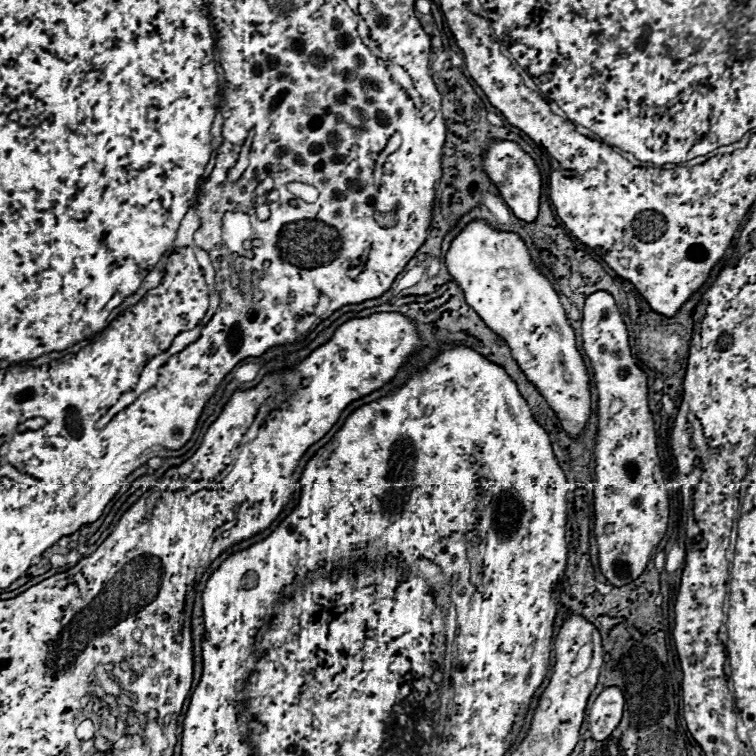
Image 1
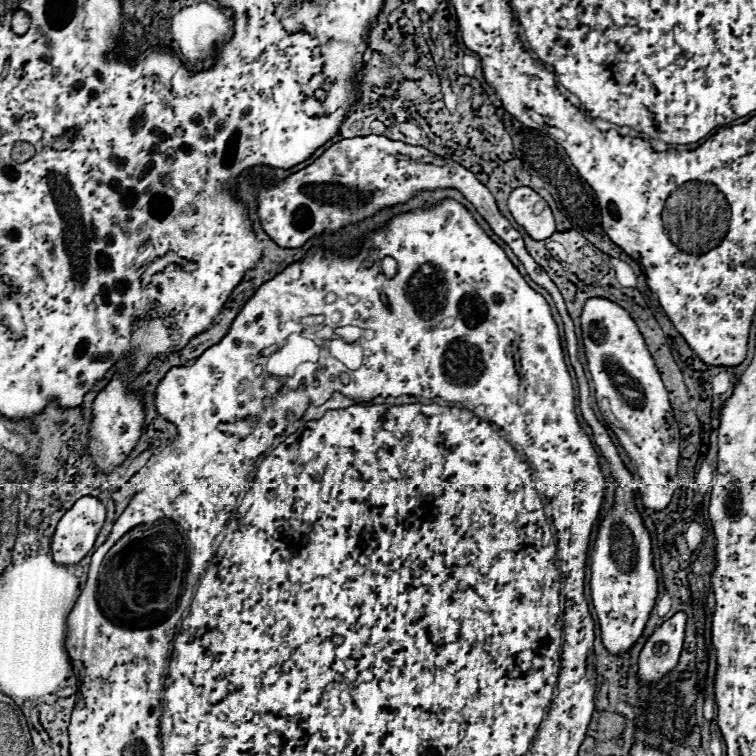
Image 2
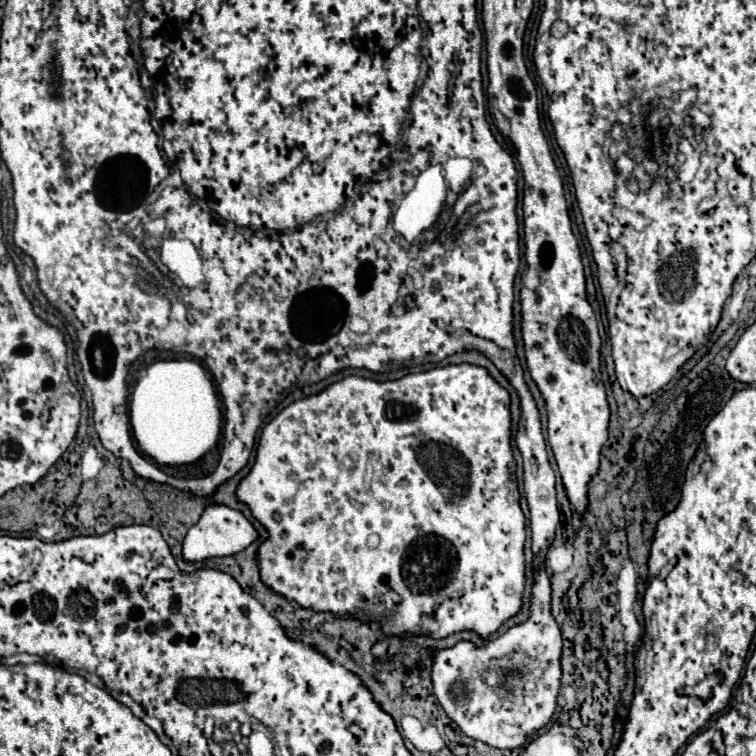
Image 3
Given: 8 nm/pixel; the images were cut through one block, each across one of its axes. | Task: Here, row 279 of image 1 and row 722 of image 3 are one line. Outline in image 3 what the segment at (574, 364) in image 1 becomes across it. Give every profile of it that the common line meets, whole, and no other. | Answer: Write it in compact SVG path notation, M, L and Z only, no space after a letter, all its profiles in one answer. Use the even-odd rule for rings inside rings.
M536 566L534 572L534 586L532 586L532 600L530 600L530 616L522 622L512 626L508 632L490 640L484 646L472 644L470 640L460 640L452 648L430 648L432 660L432 686L434 696L438 698L440 706L444 708L446 716L470 738L480 740L494 748L518 748L526 742L526 738L548 724L556 710L556 696L560 688L560 650L562 650L562 636L560 628L556 626L550 614L550 582L544 576L542 568Z

